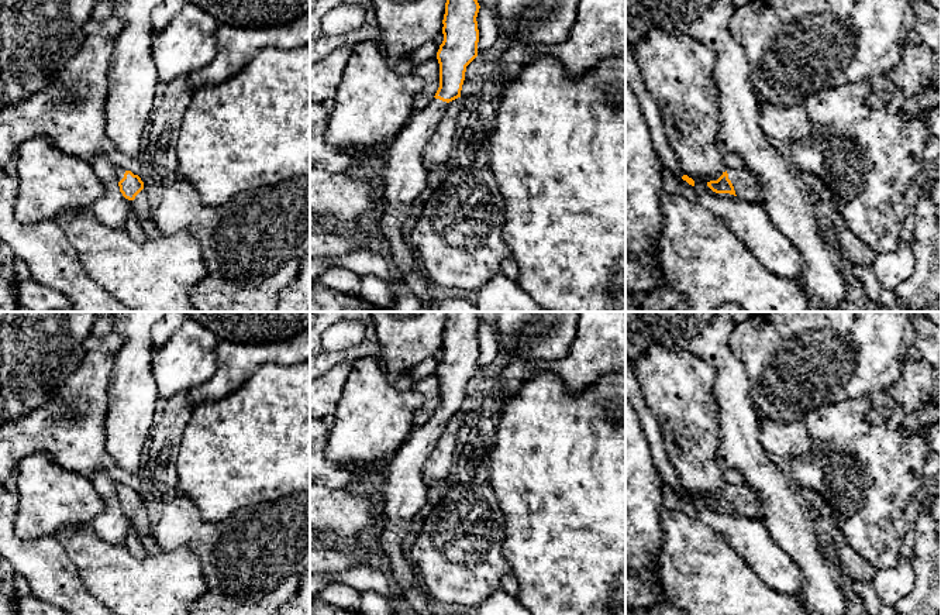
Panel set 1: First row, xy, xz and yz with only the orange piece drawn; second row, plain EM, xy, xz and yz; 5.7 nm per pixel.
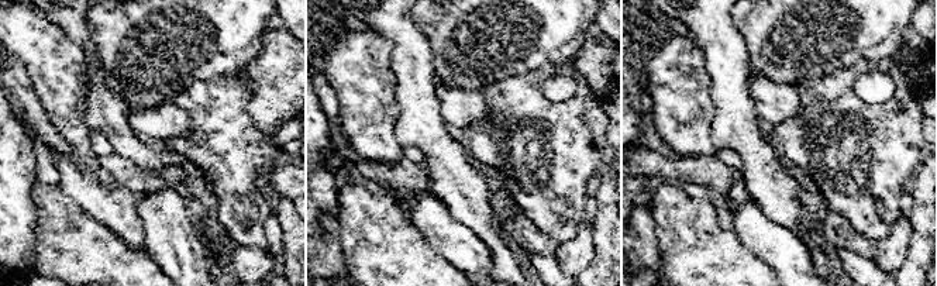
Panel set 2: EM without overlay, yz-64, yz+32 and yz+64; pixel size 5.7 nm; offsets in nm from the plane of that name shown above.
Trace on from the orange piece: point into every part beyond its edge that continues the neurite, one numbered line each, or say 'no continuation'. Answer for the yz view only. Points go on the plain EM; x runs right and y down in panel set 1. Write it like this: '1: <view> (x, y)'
1: yz (744, 498)

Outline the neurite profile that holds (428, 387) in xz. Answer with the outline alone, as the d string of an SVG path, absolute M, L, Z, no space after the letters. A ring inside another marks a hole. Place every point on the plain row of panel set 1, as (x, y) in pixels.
M430 375L416 384L416 391L424 395L424 405L414 412L414 425L421 426L427 423L434 415L440 403L440 379L438 375Z

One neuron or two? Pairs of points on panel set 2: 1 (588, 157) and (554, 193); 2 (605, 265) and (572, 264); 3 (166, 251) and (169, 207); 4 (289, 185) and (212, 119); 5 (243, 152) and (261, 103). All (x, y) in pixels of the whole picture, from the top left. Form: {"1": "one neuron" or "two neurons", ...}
{"1": "one neuron", "2": "two neurons", "3": "one neuron", "4": "two neurons", "5": "two neurons"}

